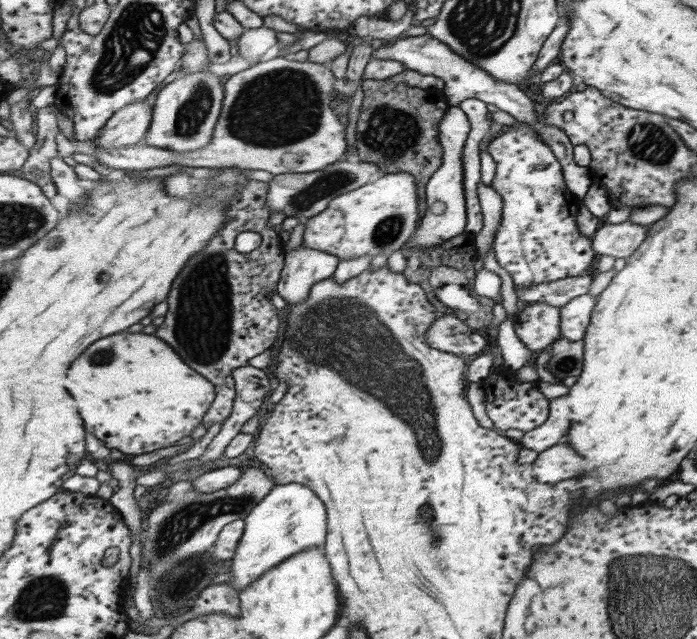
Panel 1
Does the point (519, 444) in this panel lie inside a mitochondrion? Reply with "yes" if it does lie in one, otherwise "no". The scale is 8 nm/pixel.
no

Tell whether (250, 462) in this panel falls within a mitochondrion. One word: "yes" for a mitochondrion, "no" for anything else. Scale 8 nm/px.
no

